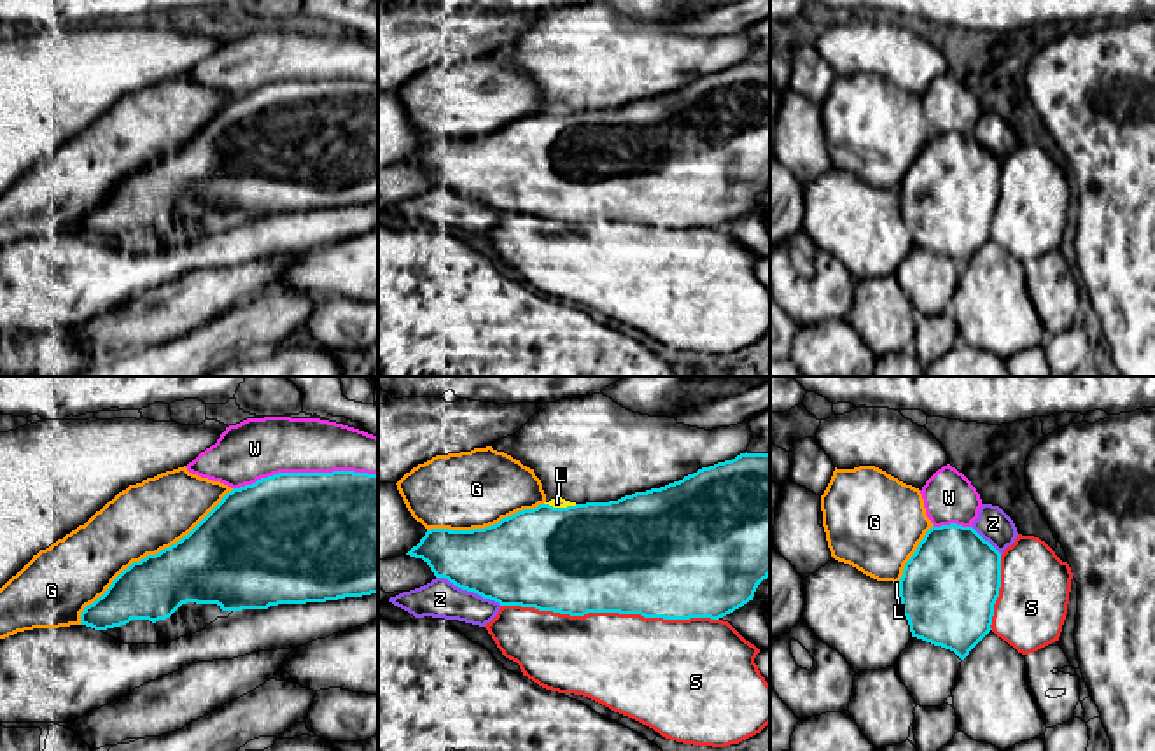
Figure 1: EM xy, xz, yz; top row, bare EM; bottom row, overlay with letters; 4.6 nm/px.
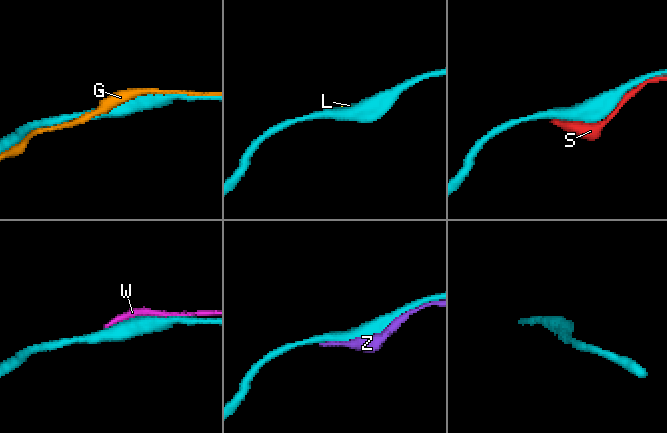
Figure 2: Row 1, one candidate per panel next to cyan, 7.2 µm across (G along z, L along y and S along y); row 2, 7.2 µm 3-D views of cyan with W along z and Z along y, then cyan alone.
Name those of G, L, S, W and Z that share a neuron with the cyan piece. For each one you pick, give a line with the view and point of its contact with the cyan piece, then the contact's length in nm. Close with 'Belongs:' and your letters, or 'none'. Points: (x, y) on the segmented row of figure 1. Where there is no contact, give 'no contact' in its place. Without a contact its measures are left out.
Belongs: none

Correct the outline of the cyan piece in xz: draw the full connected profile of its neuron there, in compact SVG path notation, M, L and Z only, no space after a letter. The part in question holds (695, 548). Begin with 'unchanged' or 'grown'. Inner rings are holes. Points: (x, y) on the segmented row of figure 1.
unchanged; M746 452L679 481L618 501L567 508L539 504L485 529L430 529L406 555L422 558L436 578L500 606L570 616L620 613L663 620L719 620L752 600L758 585L770 576L770 453Z

